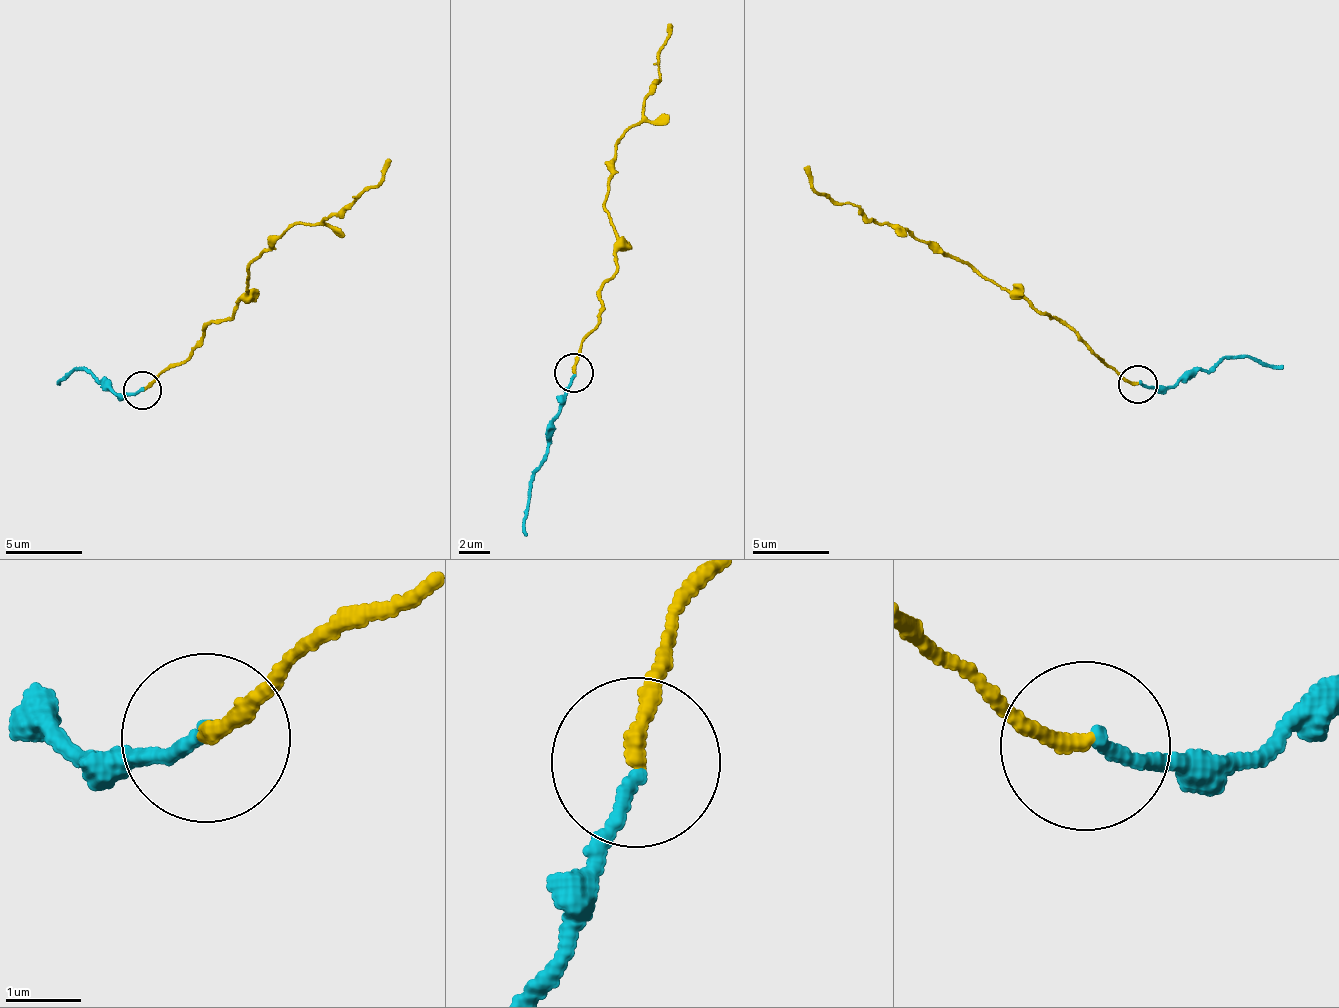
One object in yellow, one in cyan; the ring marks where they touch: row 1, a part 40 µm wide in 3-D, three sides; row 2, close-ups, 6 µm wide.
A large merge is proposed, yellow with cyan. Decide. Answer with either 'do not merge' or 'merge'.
do not merge

